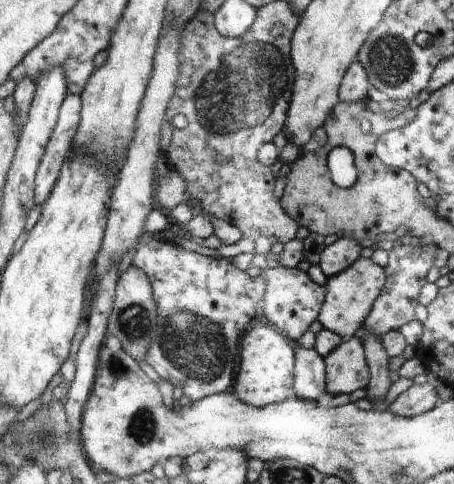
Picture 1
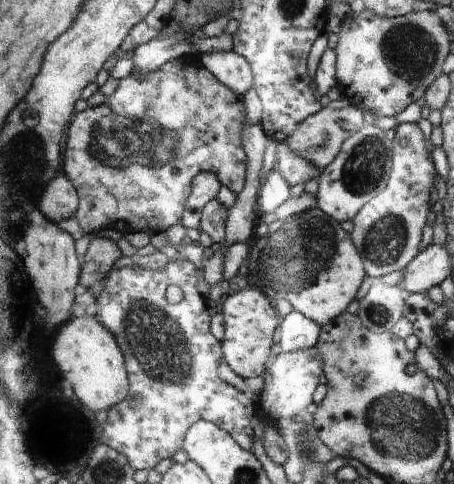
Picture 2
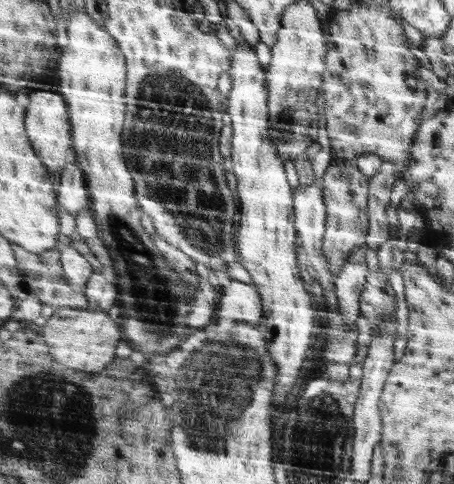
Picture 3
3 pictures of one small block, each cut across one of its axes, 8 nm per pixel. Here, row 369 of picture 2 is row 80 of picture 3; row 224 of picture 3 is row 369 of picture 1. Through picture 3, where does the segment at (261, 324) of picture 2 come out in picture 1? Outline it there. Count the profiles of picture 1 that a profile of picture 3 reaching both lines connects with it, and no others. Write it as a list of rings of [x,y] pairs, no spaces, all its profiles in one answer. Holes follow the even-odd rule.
[[[255,324],[255,328],[243,340],[241,356],[243,356],[243,360],[239,364],[239,376],[237,376],[233,392],[243,402],[257,406],[257,408],[285,402],[285,398],[289,396],[289,390],[293,386],[293,380],[295,380],[295,366],[293,366],[295,350],[281,336],[281,332],[277,328],[273,330],[269,326]]]

